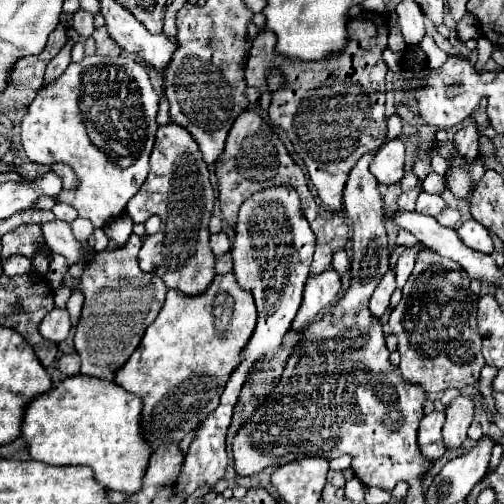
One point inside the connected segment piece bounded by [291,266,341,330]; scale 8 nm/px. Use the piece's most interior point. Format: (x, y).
(321, 290)

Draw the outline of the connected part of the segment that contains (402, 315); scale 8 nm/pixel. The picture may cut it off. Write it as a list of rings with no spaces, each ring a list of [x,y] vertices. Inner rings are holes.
[[[423,250],[417,256],[417,264],[403,286],[403,298],[401,302],[393,308],[389,316],[389,330],[399,338],[399,354],[401,354],[401,372],[403,376],[417,384],[423,386],[427,392],[439,392],[447,388],[463,388],[465,384],[473,384],[479,380],[479,372],[485,364],[481,356],[481,334],[477,330],[477,302],[479,296],[471,294],[469,290],[471,278],[457,266],[457,262],[449,258],[441,258],[433,250]]]

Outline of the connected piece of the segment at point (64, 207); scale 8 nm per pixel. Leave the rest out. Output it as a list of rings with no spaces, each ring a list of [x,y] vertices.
[[[57,202],[53,206],[53,214],[57,220],[65,220],[65,222],[73,222],[77,218],[77,210],[69,204],[63,204],[63,202]]]

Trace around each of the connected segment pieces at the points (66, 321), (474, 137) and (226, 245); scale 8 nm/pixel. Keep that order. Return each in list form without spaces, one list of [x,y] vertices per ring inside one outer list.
[[[53,308],[41,322],[39,326],[41,334],[45,334],[45,338],[53,340],[53,342],[61,342],[69,336],[71,332],[71,316],[67,310],[61,308]]]
[[[471,122],[469,126],[457,130],[455,148],[457,148],[459,154],[467,156],[469,164],[475,160],[475,154],[479,154],[479,130],[477,130],[475,122]]]
[[[219,232],[219,234],[211,236],[211,250],[213,250],[215,256],[227,254],[231,250],[231,242],[229,242],[229,238],[227,238],[225,232]]]

